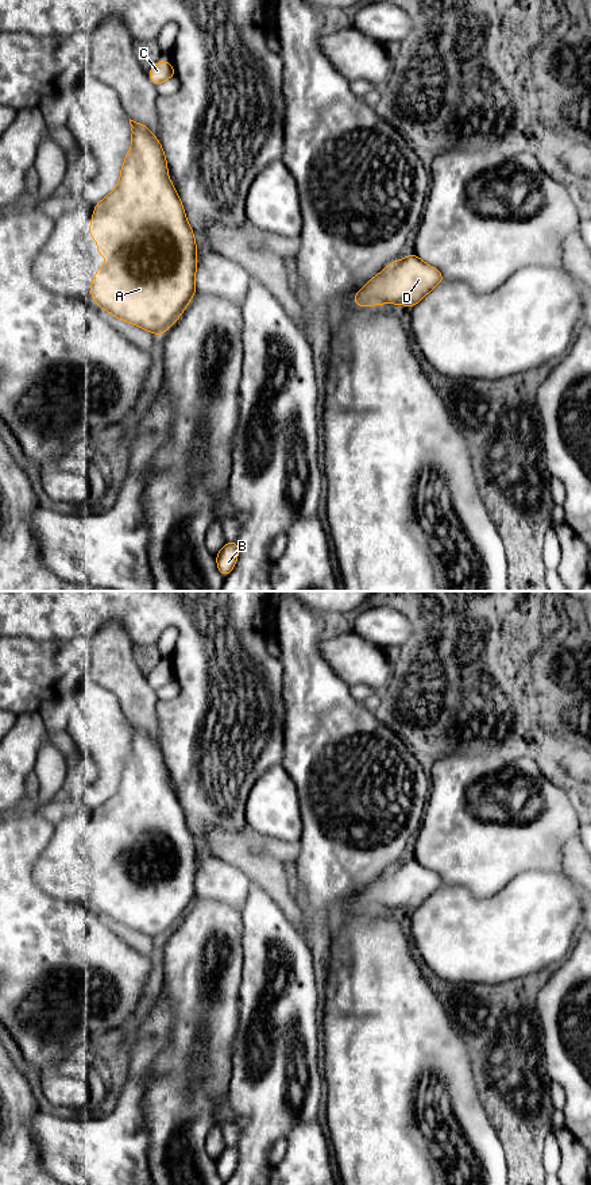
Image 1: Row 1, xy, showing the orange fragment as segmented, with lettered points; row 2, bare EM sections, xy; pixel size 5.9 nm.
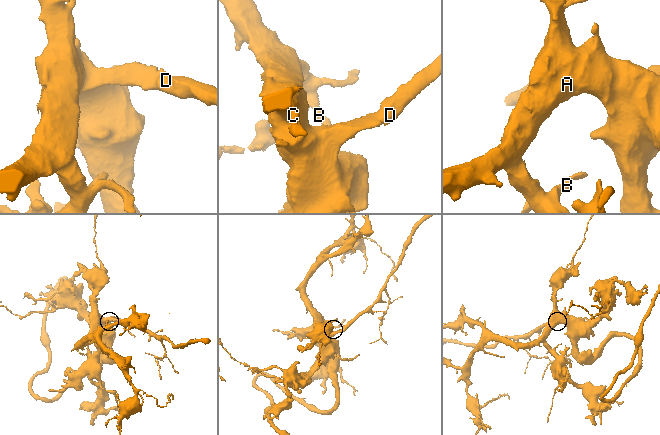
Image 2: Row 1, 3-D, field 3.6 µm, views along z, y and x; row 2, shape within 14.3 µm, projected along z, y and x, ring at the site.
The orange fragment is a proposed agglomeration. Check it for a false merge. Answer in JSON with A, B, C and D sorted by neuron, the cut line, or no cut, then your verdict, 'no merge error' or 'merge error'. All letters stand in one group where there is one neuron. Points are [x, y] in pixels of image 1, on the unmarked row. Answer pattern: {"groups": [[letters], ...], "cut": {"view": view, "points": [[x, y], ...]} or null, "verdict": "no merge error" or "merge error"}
{"groups": [["A", "B", "C", "D"]], "cut": null, "verdict": "no merge error"}

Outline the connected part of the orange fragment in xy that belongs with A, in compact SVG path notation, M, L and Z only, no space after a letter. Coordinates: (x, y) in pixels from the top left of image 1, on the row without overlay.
M130 723L130 729L132 732L132 745L131 754L124 763L124 768L120 776L120 784L117 791L101 806L98 806L94 811L94 817L92 819L92 827L89 831L89 839L92 844L97 845L97 858L105 860L107 866L103 872L100 872L92 884L90 899L93 906L101 912L108 915L116 923L128 926L134 930L138 930L151 938L162 939L165 938L175 925L182 919L184 914L188 911L192 902L196 899L196 872L197 872L197 853L196 853L196 842L188 827L184 810L178 802L175 792L173 791L169 779L167 779L167 767L163 757L163 753L159 745L154 741L154 738L143 729L136 727Z

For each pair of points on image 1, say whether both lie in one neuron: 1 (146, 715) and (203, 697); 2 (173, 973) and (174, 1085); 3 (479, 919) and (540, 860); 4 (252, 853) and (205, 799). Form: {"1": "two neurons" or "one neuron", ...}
{"1": "two neurons", "2": "one neuron", "3": "two neurons", "4": "two neurons"}

